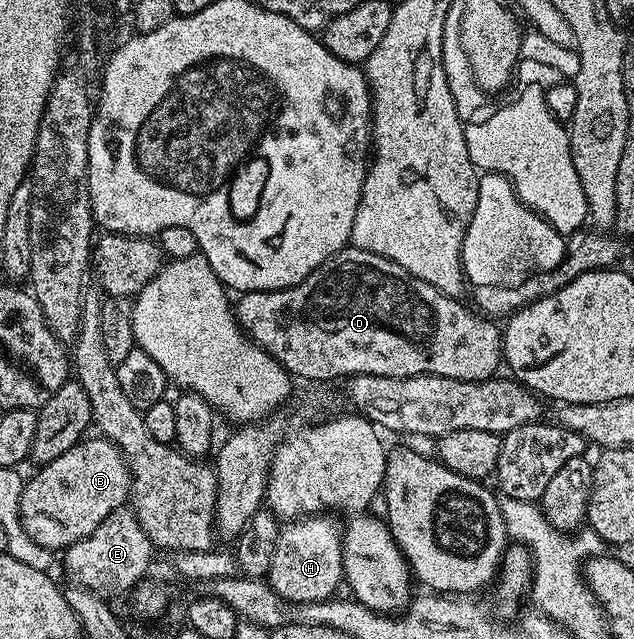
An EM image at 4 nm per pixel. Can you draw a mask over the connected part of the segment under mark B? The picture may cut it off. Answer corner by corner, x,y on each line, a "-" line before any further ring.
85,438
75,447
66,449
62,457
54,457
54,461
43,464
37,470
40,472
24,484
20,498
22,525
38,545
53,553
94,533
114,509
129,502
132,473
124,454
109,439
95,438

